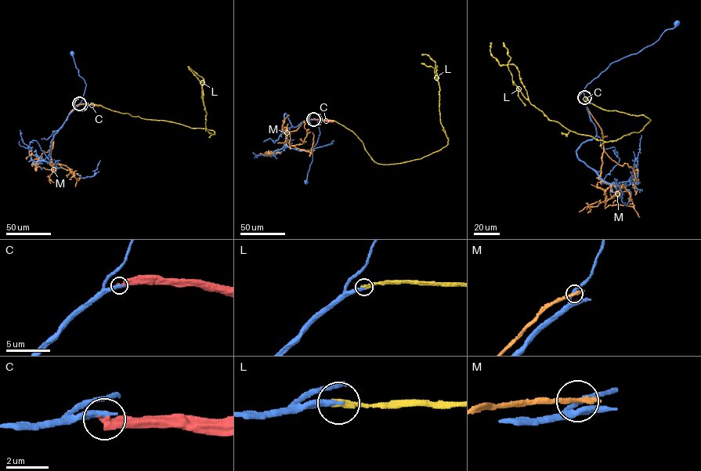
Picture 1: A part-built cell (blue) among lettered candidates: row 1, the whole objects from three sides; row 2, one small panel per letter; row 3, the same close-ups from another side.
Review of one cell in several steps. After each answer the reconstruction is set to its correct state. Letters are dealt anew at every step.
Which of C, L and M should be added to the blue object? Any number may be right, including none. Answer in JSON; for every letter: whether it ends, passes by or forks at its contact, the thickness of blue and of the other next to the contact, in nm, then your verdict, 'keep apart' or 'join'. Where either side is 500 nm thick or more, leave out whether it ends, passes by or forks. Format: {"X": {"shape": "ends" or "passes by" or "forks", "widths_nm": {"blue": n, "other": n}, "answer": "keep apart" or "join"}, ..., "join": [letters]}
{"C": {"shape": "ends", "widths_nm": {"blue": 360, "other": 400}, "answer": "keep apart"}, "L": {"shape": "ends", "widths_nm": {"blue": 300, "other": 280}, "answer": "join"}, "M": {"shape": "ends", "widths_nm": {"blue": 220, "other": 280}, "answer": "keep apart"}, "join": ["L"]}

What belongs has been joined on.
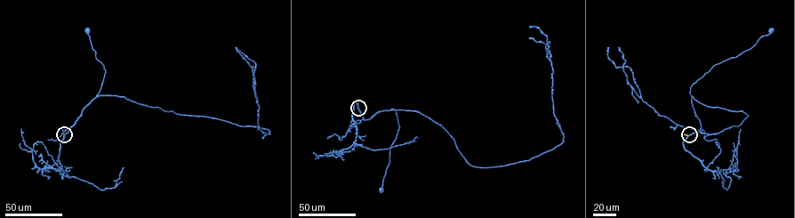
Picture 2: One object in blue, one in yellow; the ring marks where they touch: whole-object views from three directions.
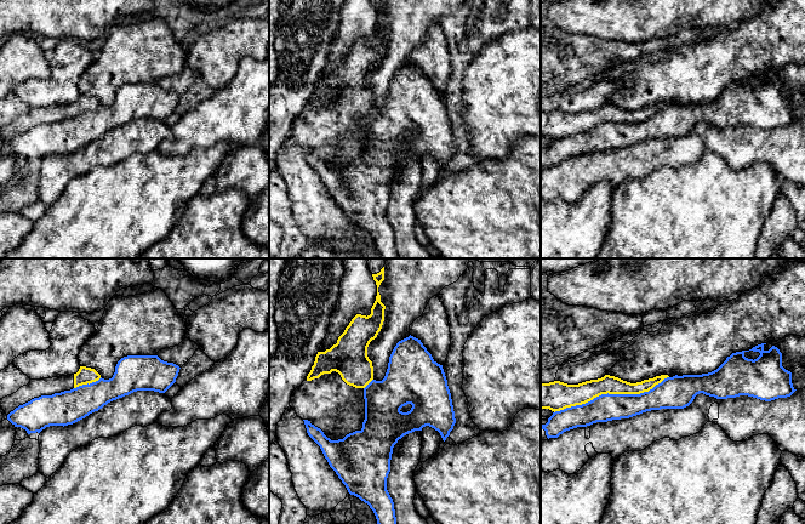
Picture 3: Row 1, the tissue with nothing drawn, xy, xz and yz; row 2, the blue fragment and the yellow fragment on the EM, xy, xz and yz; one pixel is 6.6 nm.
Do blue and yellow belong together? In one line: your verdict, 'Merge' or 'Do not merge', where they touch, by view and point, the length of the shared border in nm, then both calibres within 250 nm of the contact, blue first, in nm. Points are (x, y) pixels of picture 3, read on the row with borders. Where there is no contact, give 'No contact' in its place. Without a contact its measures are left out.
Do not merge. Touches blue at yz (611, 394). Shared border 800 nm. Thickness 180 nm (blue) against 140 nm

